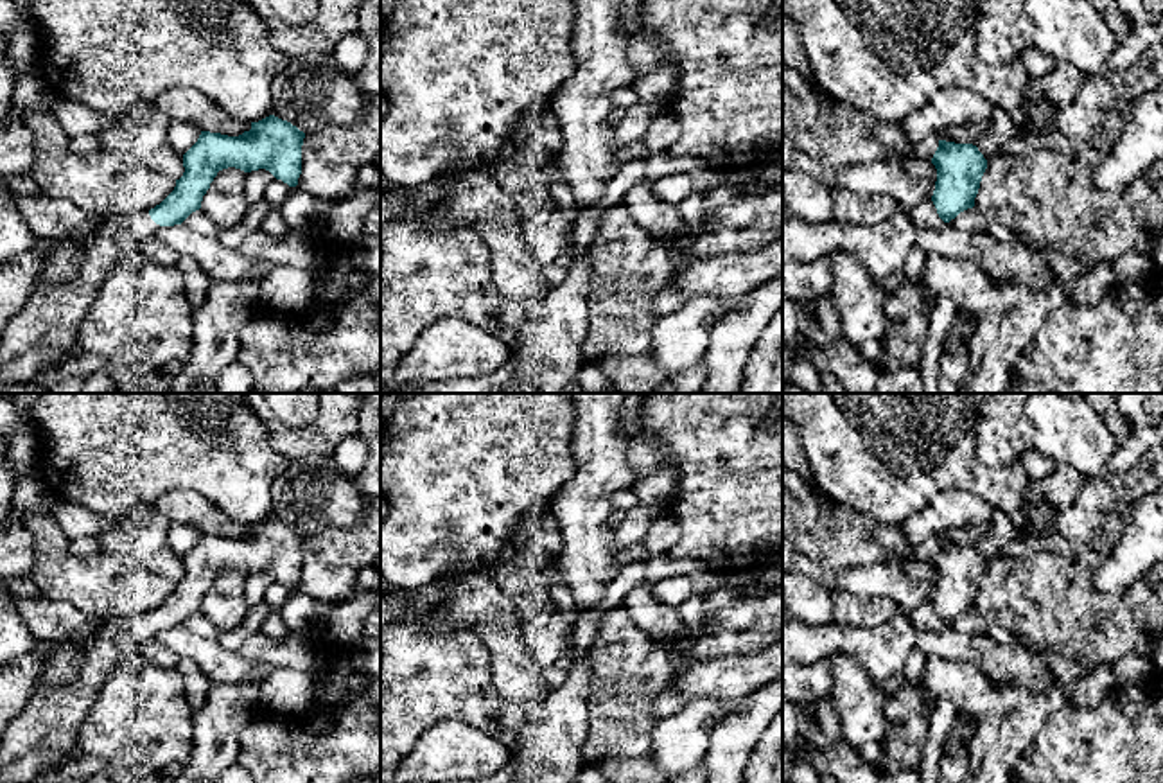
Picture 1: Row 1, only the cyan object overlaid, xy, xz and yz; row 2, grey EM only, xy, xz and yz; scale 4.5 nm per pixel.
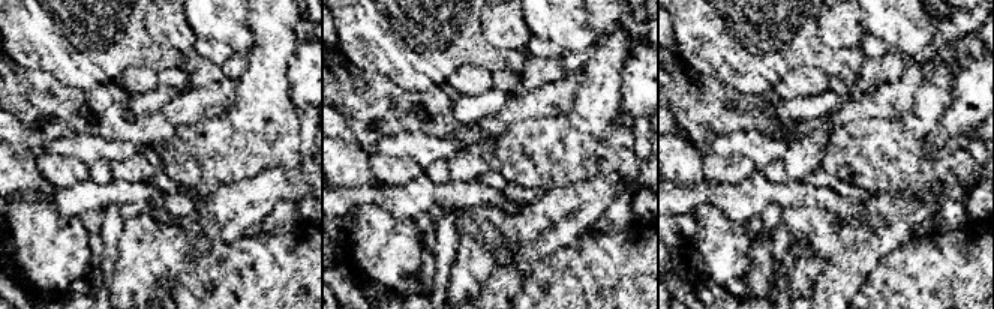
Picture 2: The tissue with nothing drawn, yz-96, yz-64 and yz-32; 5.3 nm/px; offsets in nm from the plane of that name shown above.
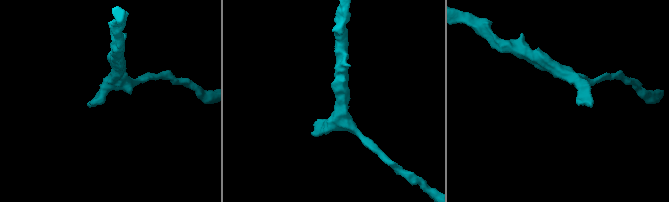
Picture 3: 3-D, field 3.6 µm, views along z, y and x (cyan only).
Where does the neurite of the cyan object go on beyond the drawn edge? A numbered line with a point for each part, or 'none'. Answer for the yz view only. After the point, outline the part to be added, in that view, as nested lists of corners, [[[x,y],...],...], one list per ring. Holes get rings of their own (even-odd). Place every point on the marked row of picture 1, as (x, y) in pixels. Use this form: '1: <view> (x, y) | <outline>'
none

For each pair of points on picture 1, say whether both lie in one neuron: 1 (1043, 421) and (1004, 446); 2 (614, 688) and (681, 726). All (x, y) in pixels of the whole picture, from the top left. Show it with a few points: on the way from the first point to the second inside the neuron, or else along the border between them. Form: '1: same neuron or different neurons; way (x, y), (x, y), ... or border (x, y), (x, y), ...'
1: different neurons; border (1023, 412), (1029, 422), (1031, 448)
2: different neurons; border (659, 719), (652, 731), (652, 760)

